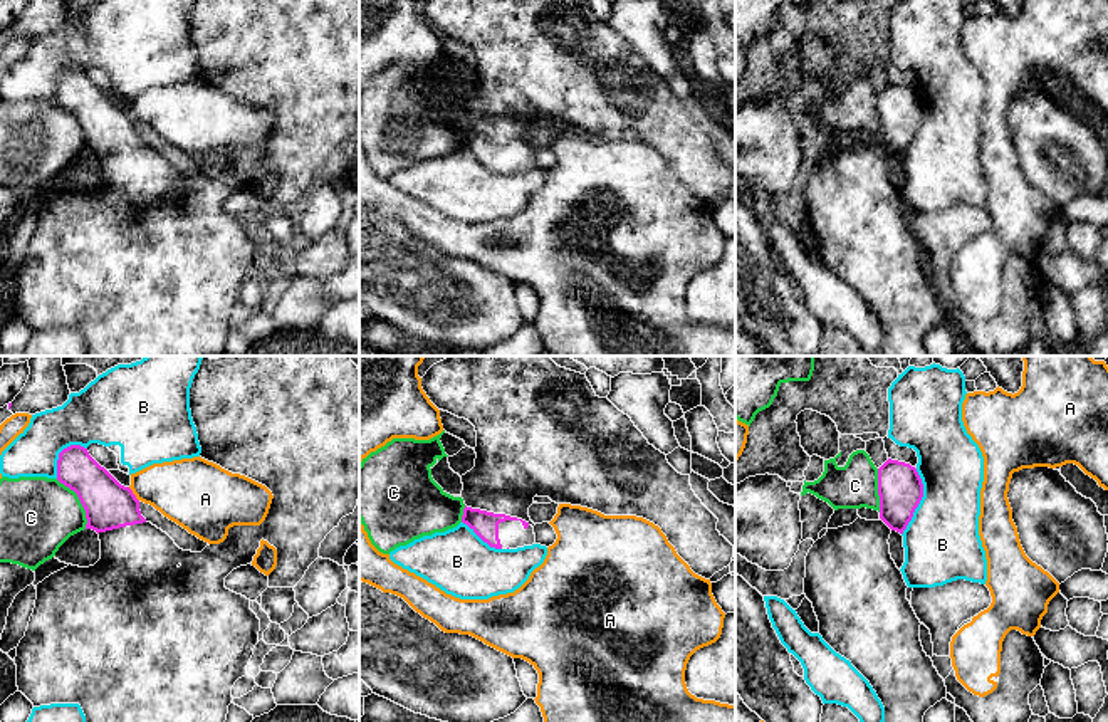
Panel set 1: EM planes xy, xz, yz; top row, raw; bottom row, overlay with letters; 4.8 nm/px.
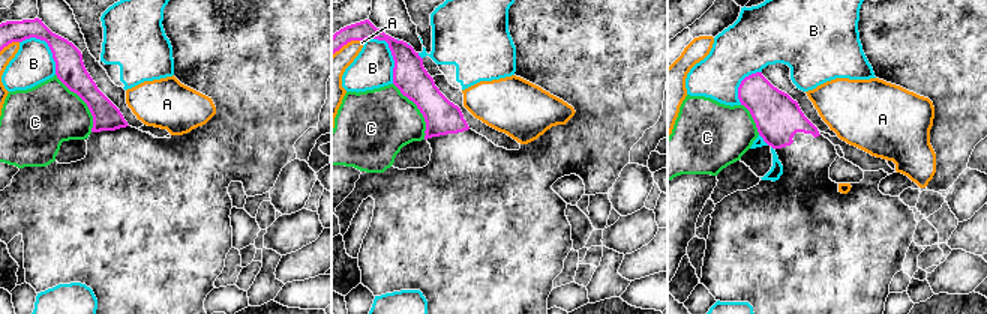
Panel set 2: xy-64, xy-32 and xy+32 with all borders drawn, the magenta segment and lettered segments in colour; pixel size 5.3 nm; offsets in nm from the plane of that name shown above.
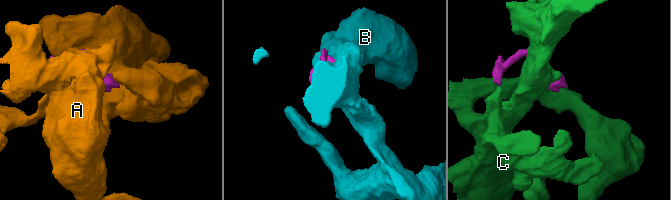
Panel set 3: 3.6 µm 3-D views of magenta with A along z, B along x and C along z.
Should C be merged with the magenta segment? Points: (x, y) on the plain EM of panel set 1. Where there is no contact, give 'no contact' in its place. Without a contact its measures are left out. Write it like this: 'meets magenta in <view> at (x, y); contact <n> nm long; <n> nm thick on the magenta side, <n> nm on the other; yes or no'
meets magenta in xy at (79, 123); contact 280 nm long; 240 nm thick on the magenta side, 360 nm on the other; no

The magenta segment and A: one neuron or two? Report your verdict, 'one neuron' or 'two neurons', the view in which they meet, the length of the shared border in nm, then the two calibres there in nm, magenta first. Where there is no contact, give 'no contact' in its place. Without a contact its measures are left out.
two neurons; meets magenta in xy; contact 90 nm long; 240 nm thick on the magenta side, 300 nm on the other

